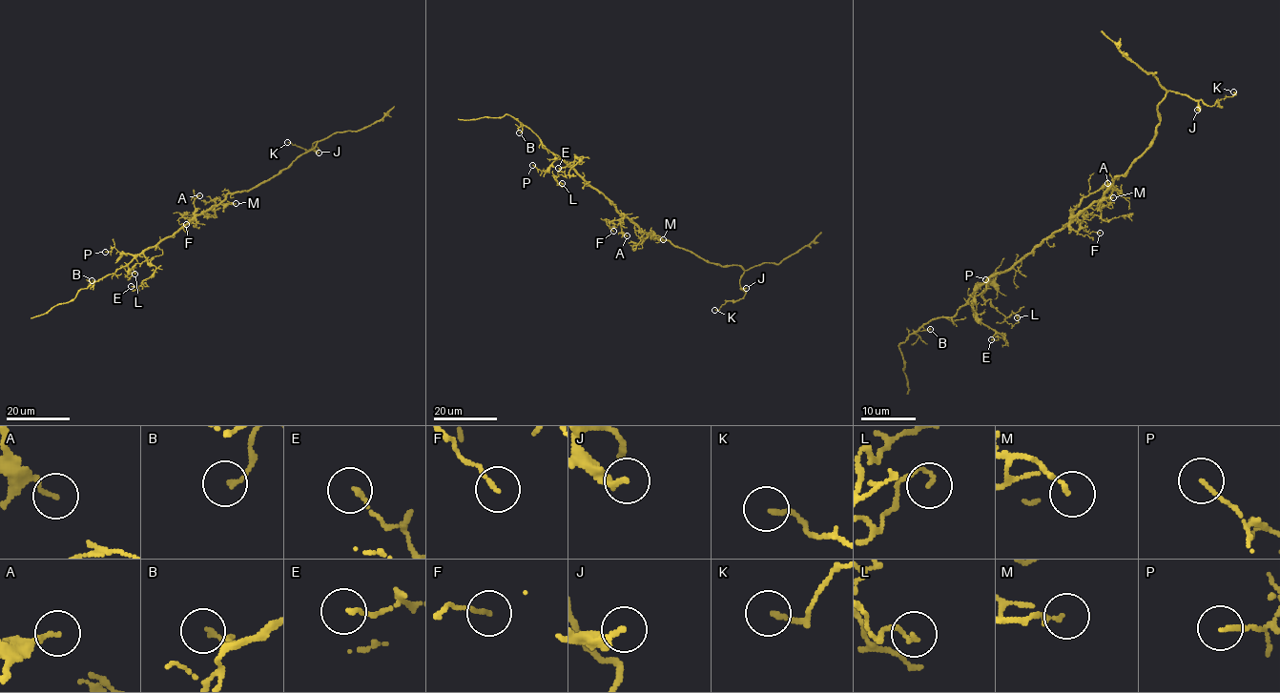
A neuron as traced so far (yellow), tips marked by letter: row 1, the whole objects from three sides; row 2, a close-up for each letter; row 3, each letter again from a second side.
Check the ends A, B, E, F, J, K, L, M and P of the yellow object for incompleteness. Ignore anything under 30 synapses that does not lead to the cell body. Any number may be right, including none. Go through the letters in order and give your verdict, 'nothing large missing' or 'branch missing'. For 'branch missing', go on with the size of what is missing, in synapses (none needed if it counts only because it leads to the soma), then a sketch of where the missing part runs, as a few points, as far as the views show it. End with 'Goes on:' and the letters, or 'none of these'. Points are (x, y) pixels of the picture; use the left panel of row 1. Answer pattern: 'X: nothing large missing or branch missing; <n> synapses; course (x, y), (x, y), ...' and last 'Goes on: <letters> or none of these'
A: nothing large missing
B: nothing large missing
E: nothing large missing
F: nothing large missing
J: nothing large missing
K: nothing large missing
L: nothing large missing
M: nothing large missing
P: nothing large missing
Goes on: none of these

